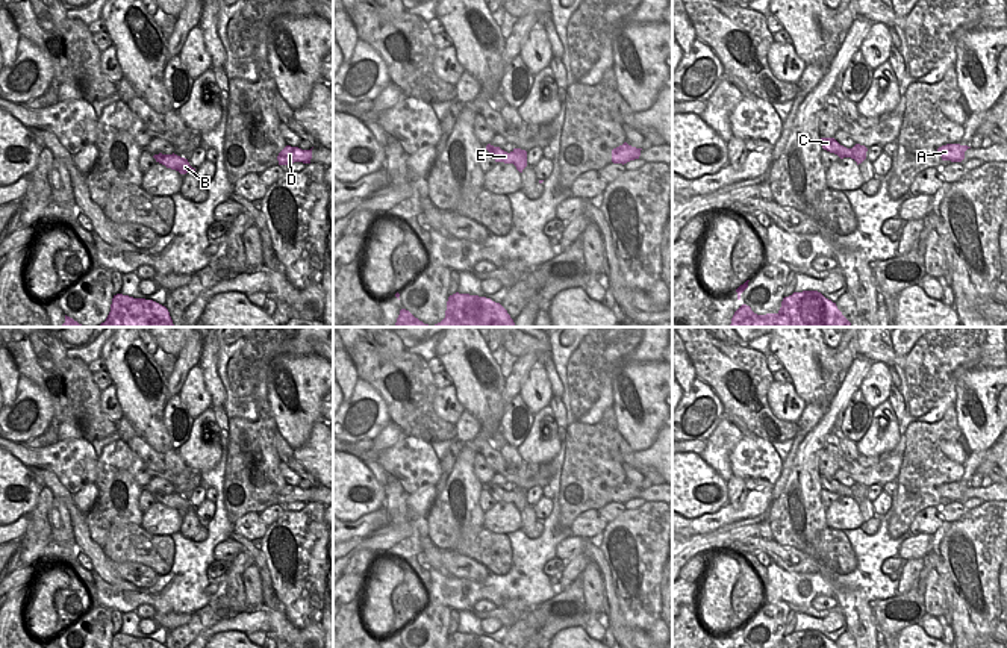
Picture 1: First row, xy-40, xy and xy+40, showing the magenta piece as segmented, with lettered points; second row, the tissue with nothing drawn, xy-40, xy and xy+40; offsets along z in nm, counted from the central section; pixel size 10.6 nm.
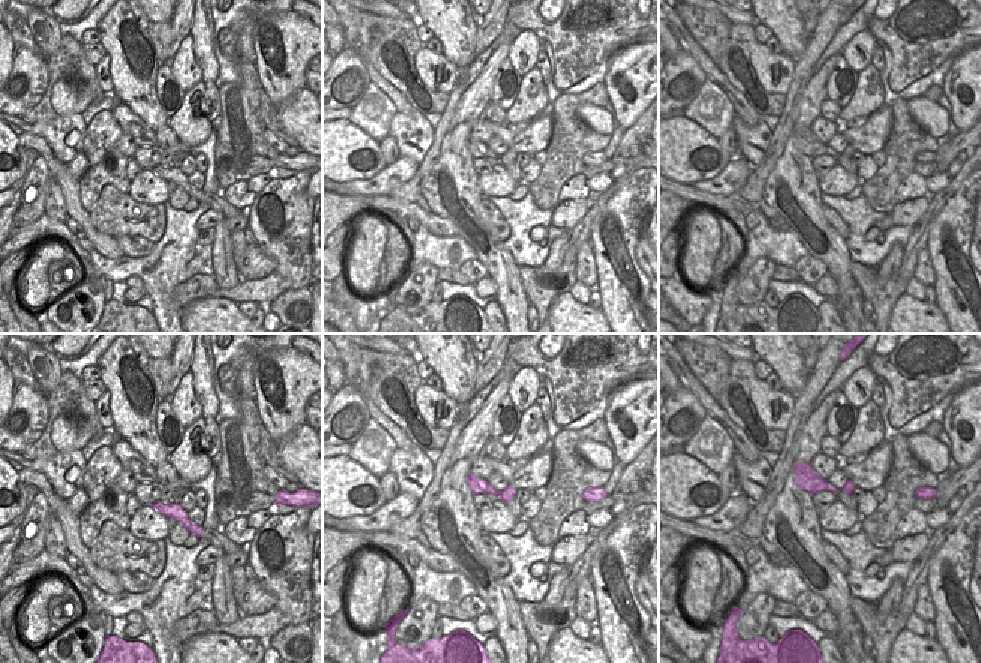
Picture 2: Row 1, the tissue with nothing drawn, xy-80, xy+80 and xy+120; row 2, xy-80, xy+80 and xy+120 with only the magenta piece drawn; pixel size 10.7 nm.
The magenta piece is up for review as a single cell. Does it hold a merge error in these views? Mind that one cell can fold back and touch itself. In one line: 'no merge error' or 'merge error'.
merge error

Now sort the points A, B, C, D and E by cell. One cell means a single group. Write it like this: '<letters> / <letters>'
A D / B C E

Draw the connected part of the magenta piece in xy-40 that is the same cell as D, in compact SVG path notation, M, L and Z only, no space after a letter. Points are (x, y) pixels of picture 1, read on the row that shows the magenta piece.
M286 145L277 156L279 165L288 165L294 162L310 164L312 148L301 150L298 147Z

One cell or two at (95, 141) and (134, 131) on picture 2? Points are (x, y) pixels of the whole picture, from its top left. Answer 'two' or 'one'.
two

